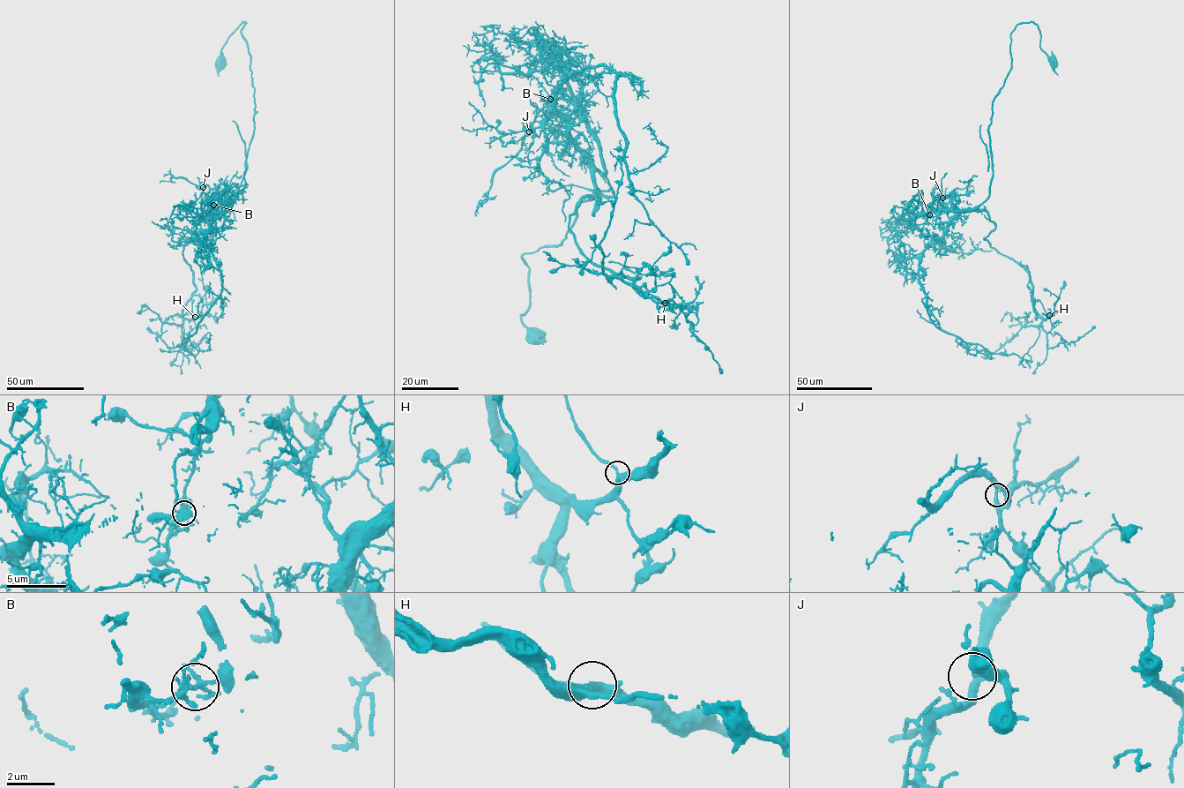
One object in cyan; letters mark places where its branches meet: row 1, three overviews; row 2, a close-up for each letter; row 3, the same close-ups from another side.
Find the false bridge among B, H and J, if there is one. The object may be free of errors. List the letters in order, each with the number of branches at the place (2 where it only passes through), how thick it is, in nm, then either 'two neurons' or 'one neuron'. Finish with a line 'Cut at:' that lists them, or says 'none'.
B: 6 | 150 nm | two neurons
H: 3 | 340 nm | one neuron
J: 4 | 280 nm | one neuron
Cut at: B

